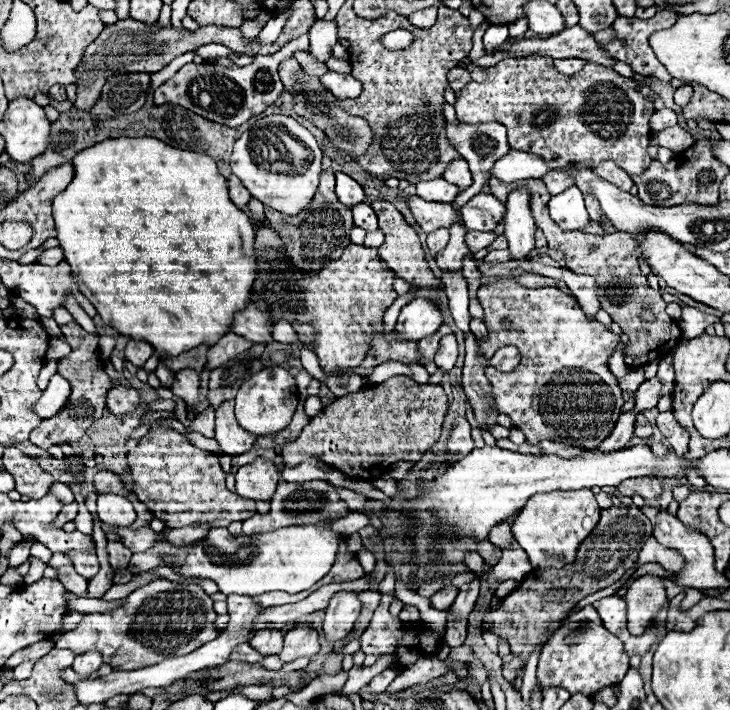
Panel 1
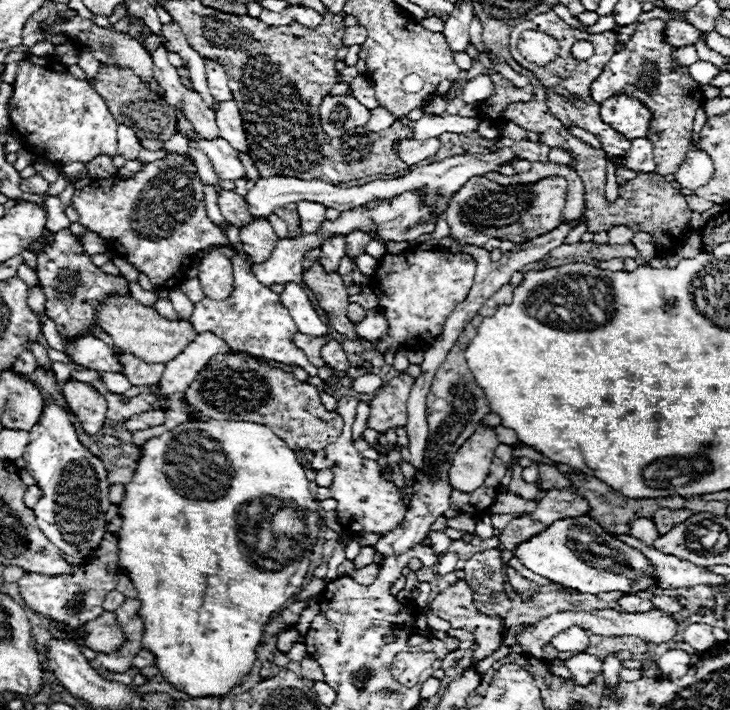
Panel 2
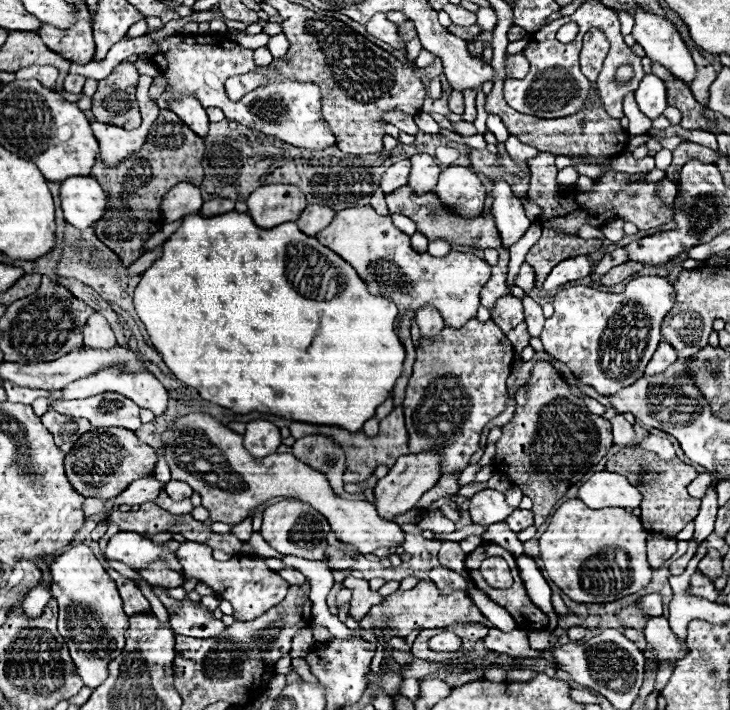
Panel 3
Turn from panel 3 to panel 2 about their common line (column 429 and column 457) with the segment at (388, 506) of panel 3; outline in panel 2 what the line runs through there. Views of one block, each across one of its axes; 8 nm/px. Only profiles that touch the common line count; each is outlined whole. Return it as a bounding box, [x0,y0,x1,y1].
[450,424,498,492]

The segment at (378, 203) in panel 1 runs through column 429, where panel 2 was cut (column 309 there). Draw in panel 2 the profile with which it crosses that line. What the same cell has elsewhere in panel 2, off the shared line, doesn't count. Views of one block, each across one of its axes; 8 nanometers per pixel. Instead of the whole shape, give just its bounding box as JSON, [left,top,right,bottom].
[302,260,358,338]

